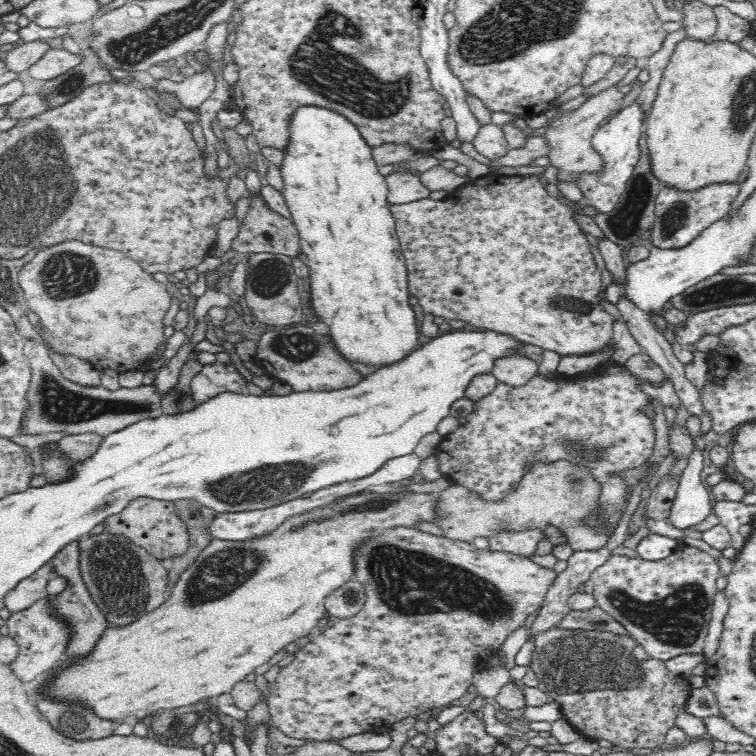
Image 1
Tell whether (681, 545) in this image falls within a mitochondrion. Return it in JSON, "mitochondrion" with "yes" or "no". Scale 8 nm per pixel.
{"mitochondrion":"no"}

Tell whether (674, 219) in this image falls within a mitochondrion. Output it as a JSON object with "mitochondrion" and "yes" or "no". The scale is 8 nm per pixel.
{"mitochondrion":"yes"}

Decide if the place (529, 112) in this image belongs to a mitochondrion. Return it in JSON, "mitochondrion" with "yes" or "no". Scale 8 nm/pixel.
{"mitochondrion":"no"}

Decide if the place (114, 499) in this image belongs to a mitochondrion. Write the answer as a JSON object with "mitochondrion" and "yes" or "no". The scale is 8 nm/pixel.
{"mitochondrion":"yes"}

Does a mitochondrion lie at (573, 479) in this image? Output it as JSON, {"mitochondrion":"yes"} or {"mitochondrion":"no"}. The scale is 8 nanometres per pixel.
{"mitochondrion":"yes"}

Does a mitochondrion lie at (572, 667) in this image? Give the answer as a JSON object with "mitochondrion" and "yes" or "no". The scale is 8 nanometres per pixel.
{"mitochondrion":"yes"}

